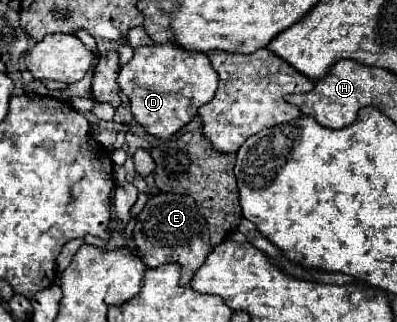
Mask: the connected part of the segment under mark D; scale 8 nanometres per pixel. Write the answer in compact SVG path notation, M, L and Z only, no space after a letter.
M164 42L136 48L132 60L118 72L118 86L130 98L136 122L152 136L168 138L188 124L200 106L212 100L218 88L218 74L206 54Z

